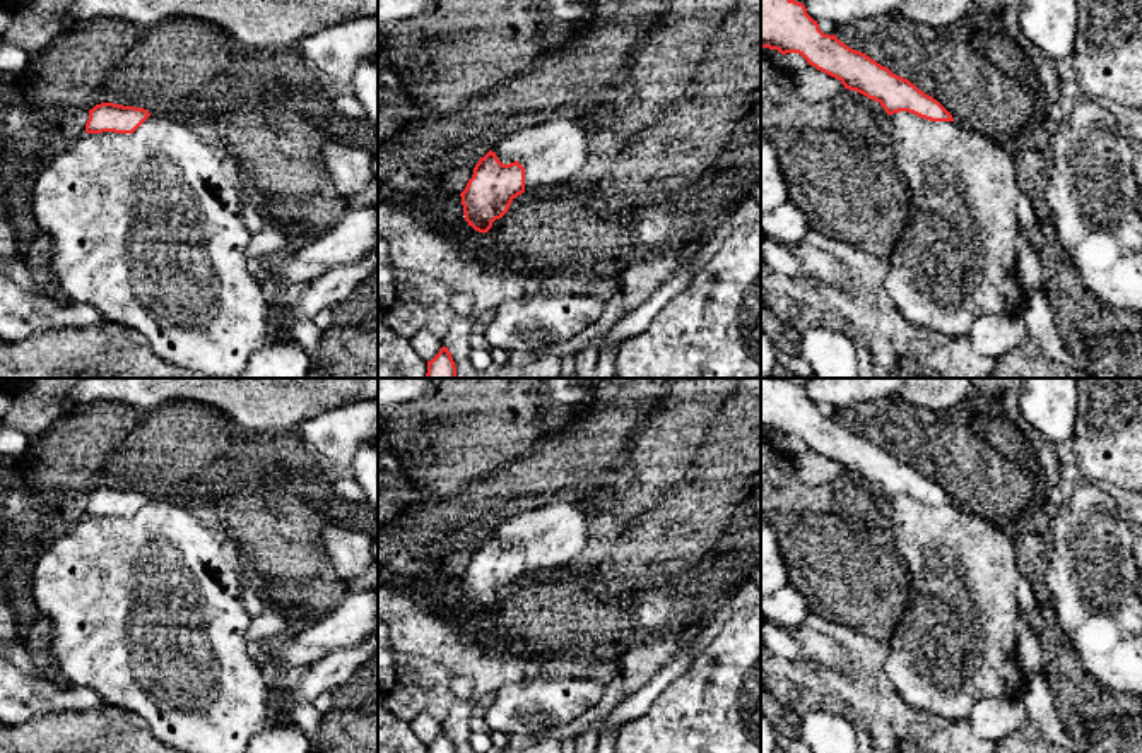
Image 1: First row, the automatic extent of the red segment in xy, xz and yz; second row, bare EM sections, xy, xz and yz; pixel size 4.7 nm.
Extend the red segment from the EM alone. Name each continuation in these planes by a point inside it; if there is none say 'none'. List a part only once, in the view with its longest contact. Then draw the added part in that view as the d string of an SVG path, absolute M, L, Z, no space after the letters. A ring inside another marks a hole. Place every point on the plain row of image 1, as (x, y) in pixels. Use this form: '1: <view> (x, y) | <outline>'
none

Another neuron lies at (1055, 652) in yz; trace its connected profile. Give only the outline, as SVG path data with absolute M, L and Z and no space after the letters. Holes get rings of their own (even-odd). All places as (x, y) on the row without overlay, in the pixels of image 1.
M1048 623L1041 637L1046 681L1070 736L1082 743L1086 753L1142 753L1142 700L1101 686L1080 666L1074 643L1055 625Z

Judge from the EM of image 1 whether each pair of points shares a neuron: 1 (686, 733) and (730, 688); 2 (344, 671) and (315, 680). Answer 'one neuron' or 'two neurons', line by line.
1: one neuron
2: one neuron

